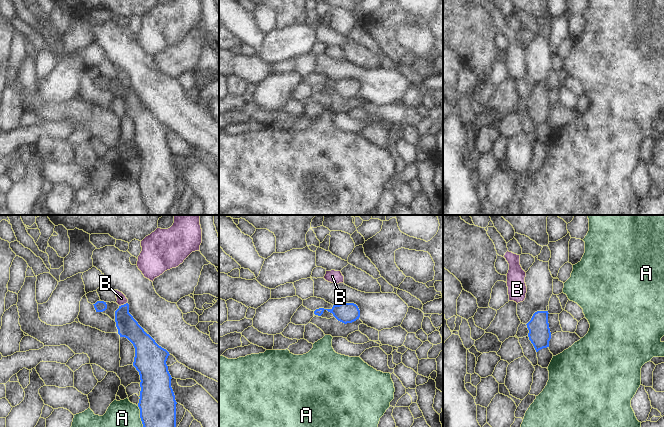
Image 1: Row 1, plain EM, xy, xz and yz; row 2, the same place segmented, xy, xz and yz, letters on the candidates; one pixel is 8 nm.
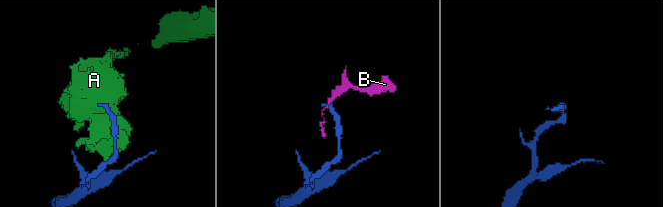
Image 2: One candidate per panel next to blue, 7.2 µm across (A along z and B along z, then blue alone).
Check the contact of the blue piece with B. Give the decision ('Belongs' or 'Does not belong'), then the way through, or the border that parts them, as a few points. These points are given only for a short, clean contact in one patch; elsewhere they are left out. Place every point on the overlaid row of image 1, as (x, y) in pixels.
Belongs. Path across: xy (128, 327), (124, 321), (124, 304), (121, 298)

